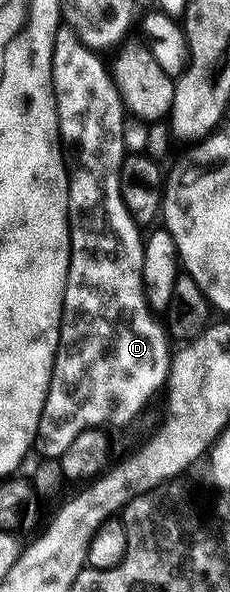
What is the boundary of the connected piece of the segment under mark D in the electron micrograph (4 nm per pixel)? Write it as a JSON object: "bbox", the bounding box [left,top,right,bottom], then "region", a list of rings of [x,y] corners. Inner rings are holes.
{"bbox":[35,25,171,459],"region":[[[62,25],[57,28],[55,33],[55,41],[53,42],[53,60],[51,61],[51,73],[53,74],[53,92],[55,93],[55,101],[57,102],[57,124],[61,130],[61,142],[63,144],[63,150],[67,160],[67,166],[69,168],[69,272],[67,273],[67,285],[65,286],[65,296],[63,297],[63,313],[61,314],[61,336],[59,337],[59,345],[57,346],[57,352],[55,353],[55,361],[53,362],[53,372],[51,373],[51,381],[49,382],[49,388],[47,389],[47,397],[45,398],[45,404],[43,405],[43,413],[39,417],[39,425],[37,426],[37,437],[35,440],[36,450],[41,450],[40,453],[44,458],[57,459],[66,449],[71,445],[71,441],[75,441],[75,437],[79,437],[79,433],[84,431],[95,431],[98,429],[110,429],[109,427],[125,427],[145,406],[149,403],[149,398],[156,393],[157,390],[166,386],[169,378],[169,366],[171,360],[171,350],[169,351],[169,343],[171,344],[170,336],[167,334],[167,328],[160,318],[155,314],[152,307],[149,305],[149,298],[145,296],[145,286],[143,285],[143,253],[145,252],[145,244],[143,242],[143,231],[136,221],[131,217],[131,213],[127,213],[127,205],[123,201],[121,196],[121,166],[125,160],[127,154],[125,146],[123,145],[123,125],[127,118],[127,108],[124,103],[121,102],[121,95],[117,91],[117,86],[113,83],[113,76],[110,68],[105,65],[104,59],[98,52],[93,51],[87,45],[83,45],[83,41],[68,25]]]}

